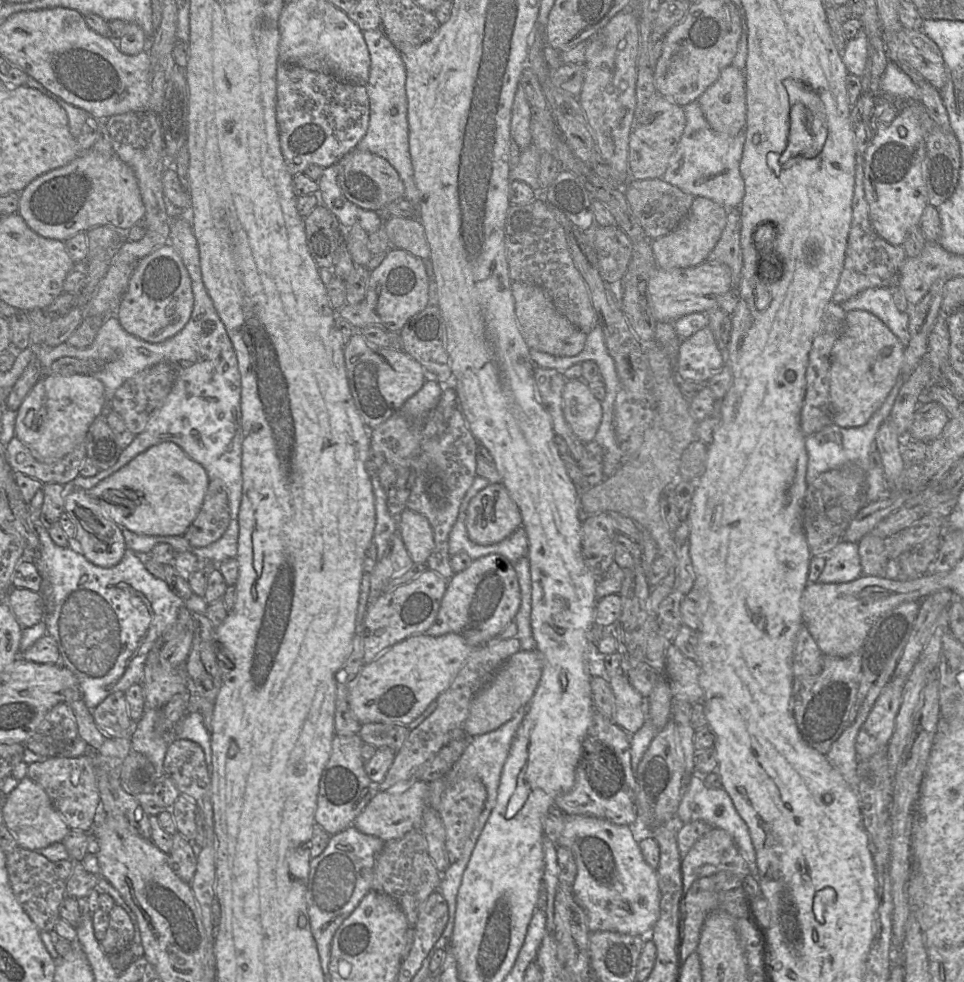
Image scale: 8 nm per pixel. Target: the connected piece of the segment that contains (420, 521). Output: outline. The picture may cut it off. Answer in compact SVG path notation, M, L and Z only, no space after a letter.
M406 508L397 517L397 530L413 562L425 564L434 548L433 531L427 518Z

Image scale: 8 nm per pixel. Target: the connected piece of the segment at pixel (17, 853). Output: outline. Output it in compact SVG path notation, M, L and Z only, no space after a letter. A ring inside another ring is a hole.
M18 846L7 852L6 869L10 887L30 920L39 931L54 931L60 904L67 896L65 881L57 876L54 863L38 851Z

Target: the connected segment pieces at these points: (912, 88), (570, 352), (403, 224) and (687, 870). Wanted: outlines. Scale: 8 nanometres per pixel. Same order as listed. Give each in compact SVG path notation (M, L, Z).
M888 62L879 81L879 91L902 101L920 101L920 88L894 62Z
M513 281L511 290L517 324L530 349L564 357L575 356L583 350L587 334L576 328L557 310L543 288Z
M417 217L390 218L383 222L392 248L399 248L422 259L430 260L430 247L425 230Z
M713 828L709 833L701 837L682 857L681 874L683 887L687 888L693 881L703 877L713 876L719 872L729 872L739 879L745 879L745 877L750 874L749 867L733 838L726 831Z

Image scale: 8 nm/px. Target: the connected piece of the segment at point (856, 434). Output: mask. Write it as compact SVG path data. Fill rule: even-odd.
M900 375L884 403L865 425L856 428L842 428L831 423L818 433L806 437L805 447L808 455L806 480L808 484L812 483L823 472L847 465L858 466L864 472L867 470L869 456L871 450L874 448L876 434L882 423L889 418L895 399L904 380L905 378L902 378Z

